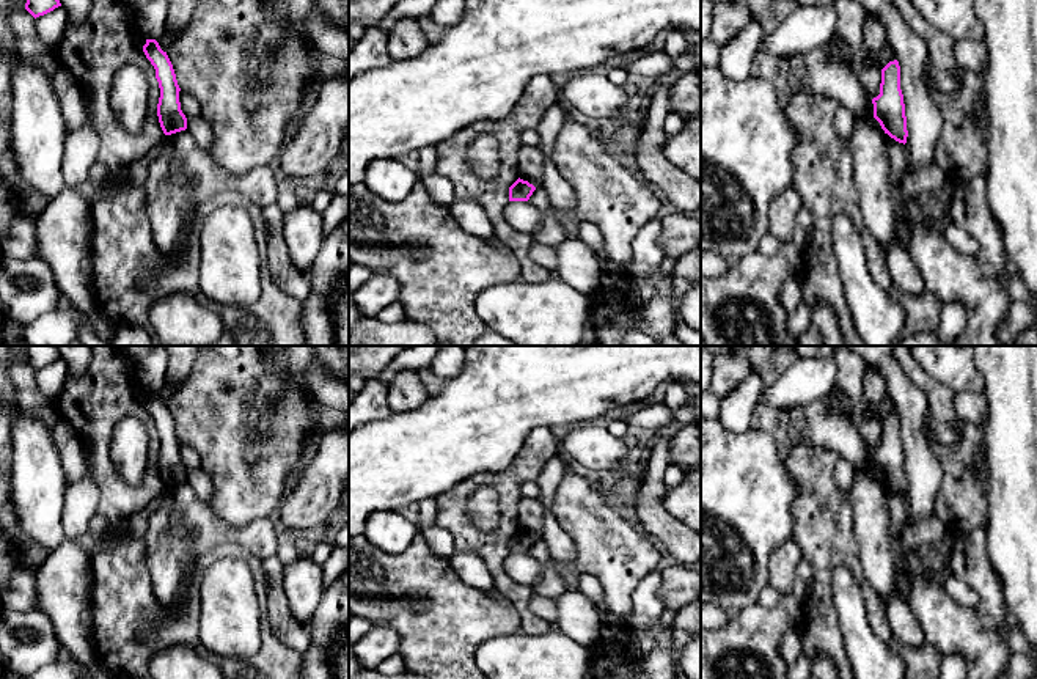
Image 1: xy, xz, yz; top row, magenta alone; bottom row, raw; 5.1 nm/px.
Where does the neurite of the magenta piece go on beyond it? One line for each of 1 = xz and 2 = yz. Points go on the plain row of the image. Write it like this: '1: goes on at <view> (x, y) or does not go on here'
1: does not go on here
2: does not go on here

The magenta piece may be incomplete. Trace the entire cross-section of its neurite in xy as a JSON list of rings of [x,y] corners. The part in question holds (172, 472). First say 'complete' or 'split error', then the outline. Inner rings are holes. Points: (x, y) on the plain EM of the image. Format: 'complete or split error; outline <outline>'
complete; outline [[[146,391],[143,398],[146,410],[156,421],[156,431],[160,440],[157,456],[157,468],[165,487],[171,487],[187,481],[187,470],[181,462],[179,437],[173,417],[156,391]]]

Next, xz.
complete; outline [[[518,530],[509,539],[509,553],[528,553],[534,542],[536,539],[533,536]]]

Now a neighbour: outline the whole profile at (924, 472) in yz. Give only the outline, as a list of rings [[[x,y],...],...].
[[[833,346],[853,351],[867,365],[878,369],[886,382],[900,418],[900,442],[907,468],[905,512],[910,525],[936,514],[936,495],[941,486],[943,467],[930,450],[922,426],[929,413],[929,399],[907,377],[892,357],[894,346]]]

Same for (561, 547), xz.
[[[558,451],[545,462],[536,481],[540,487],[537,500],[544,508],[542,541],[547,544],[553,561],[567,563],[575,560],[575,544],[562,531],[551,512],[553,497],[562,479],[564,470],[566,468]]]

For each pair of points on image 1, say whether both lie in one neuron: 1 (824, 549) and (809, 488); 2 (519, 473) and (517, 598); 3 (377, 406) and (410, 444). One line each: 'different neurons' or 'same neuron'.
1: same neuron
2: same neuron
3: different neurons

